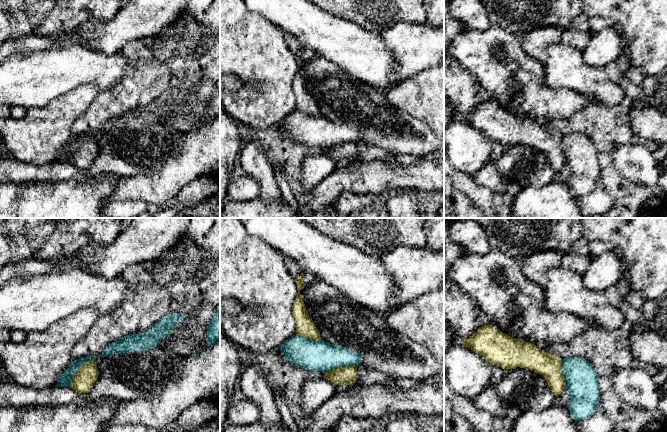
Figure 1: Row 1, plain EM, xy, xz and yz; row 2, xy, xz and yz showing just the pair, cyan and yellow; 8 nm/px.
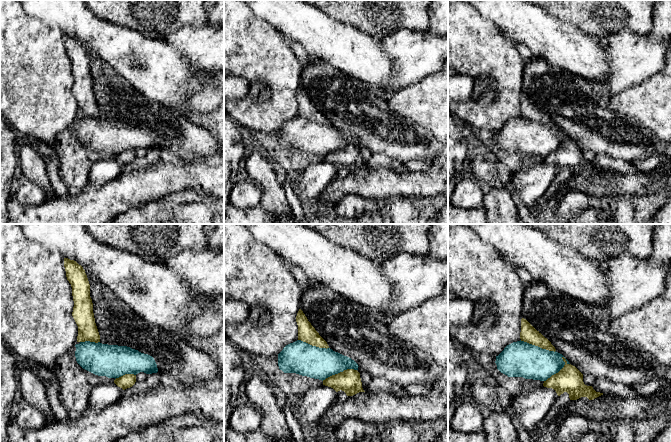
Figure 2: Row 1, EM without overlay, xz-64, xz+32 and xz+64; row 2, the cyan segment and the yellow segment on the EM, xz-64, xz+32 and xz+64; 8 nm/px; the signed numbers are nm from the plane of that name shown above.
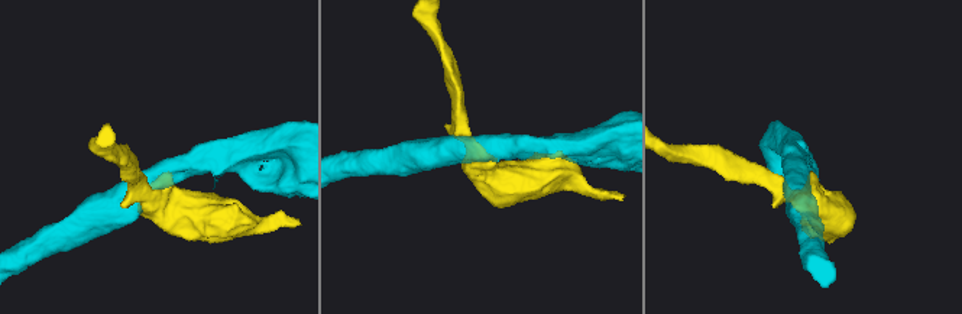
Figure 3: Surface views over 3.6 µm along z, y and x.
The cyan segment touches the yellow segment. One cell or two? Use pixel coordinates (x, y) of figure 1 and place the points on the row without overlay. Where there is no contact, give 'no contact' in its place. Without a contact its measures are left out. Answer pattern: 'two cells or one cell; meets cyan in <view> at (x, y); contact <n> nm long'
two cells; meets cyan in xy at (78, 145); contact 300 nm long

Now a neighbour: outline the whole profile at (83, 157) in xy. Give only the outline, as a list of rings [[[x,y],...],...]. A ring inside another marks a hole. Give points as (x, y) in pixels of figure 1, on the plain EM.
[[[94,135],[80,142],[78,148],[72,154],[70,164],[79,169],[88,169],[97,157],[99,147]]]

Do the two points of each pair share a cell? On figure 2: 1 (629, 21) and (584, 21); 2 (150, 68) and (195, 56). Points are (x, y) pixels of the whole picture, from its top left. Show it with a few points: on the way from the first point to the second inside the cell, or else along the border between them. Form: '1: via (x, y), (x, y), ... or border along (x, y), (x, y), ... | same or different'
1: via (618, 21), (595, 21) | same
2: border along (167, 43), (176, 48), (195, 71), (205, 71) | different

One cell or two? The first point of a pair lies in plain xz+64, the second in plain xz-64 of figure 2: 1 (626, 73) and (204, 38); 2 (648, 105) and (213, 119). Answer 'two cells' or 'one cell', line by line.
1: one cell
2: one cell

